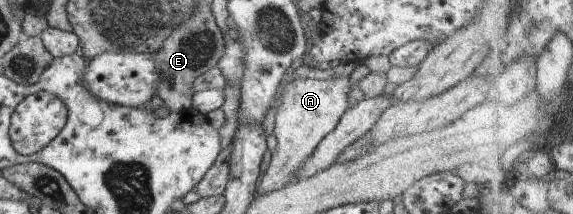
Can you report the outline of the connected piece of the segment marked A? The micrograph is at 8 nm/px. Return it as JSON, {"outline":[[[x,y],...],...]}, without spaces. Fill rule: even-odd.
{"outline":[[[296,77],[284,87],[275,118],[275,151],[272,153],[269,168],[256,189],[256,197],[280,190],[297,181],[296,174],[300,167],[321,140],[335,129],[342,113],[351,106],[348,102],[350,87],[349,77],[327,80]]]}

